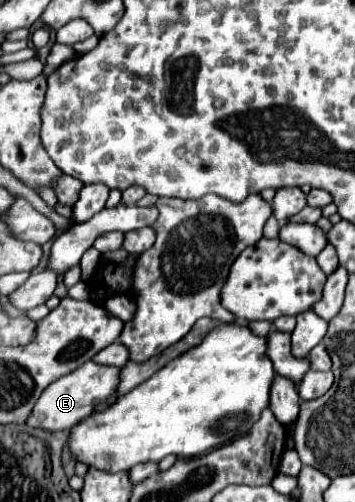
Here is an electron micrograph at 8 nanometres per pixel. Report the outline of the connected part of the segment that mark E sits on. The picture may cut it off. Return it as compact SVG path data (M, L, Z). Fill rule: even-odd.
M86 361L86 365L80 365L78 369L74 369L74 373L60 377L58 381L50 383L42 391L42 397L38 399L32 415L28 417L28 425L40 427L40 429L50 429L50 431L70 429L84 417L88 417L94 411L94 407L98 407L102 401L110 399L116 393L118 385L120 385L120 373L122 373L120 367Z

